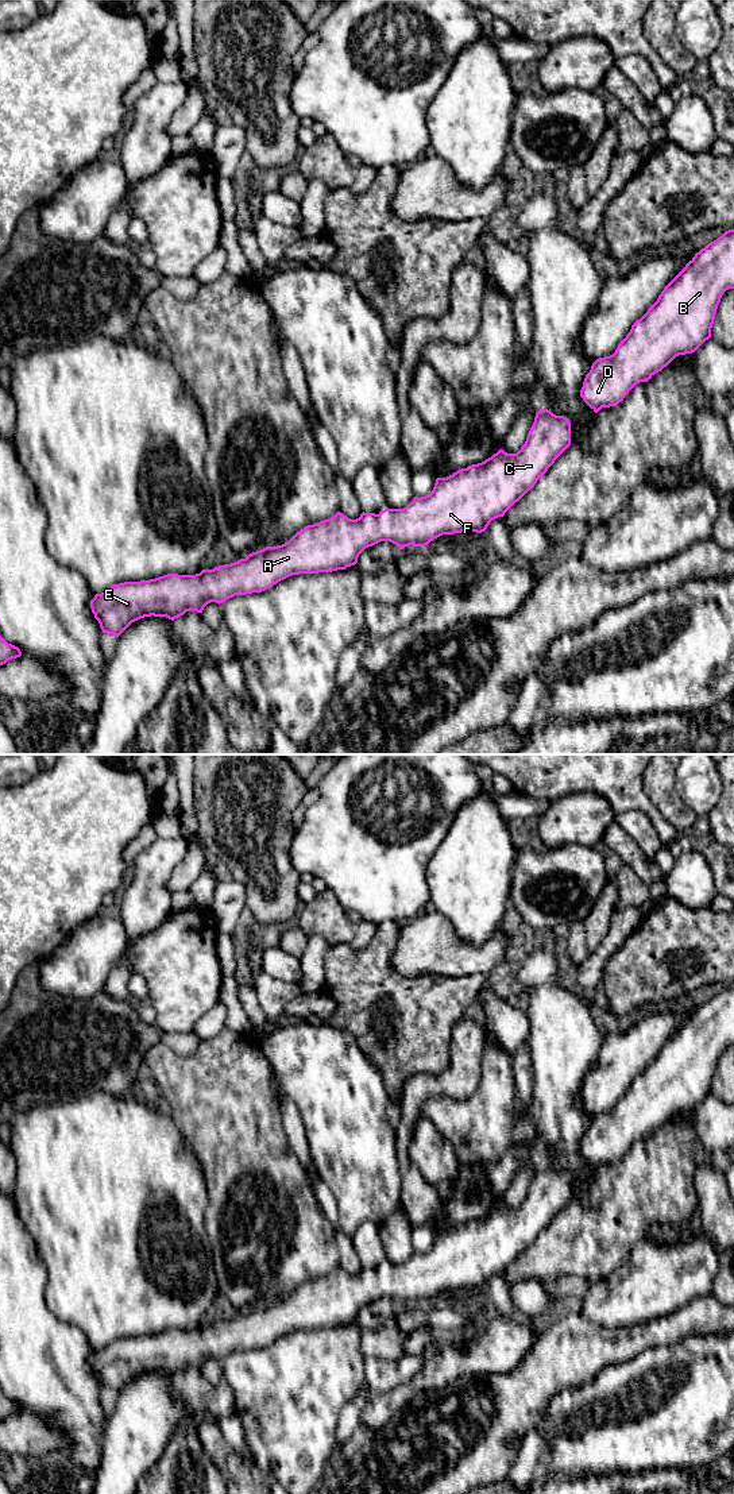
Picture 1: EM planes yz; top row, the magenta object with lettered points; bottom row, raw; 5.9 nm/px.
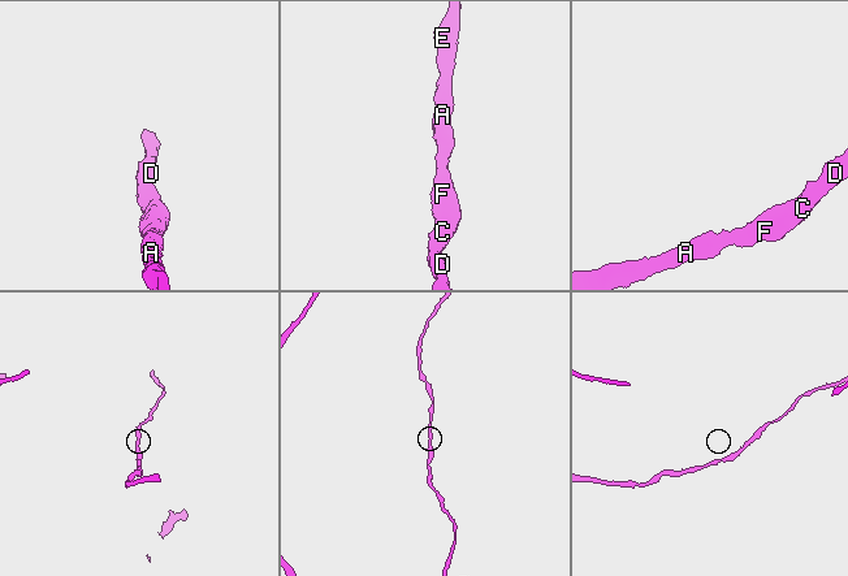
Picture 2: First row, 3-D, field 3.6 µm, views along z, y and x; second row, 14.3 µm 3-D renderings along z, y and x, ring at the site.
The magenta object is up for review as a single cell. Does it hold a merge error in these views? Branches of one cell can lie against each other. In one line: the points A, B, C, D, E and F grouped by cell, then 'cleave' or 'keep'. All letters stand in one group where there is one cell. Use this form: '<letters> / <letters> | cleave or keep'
A B C D E F | keep

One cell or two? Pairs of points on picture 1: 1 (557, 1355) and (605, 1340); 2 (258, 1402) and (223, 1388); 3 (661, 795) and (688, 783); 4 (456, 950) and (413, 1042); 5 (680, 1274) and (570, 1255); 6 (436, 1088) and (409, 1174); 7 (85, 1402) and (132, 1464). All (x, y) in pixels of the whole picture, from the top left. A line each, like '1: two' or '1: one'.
1: one
2: two
3: two
4: two
5: two
6: one
7: two

